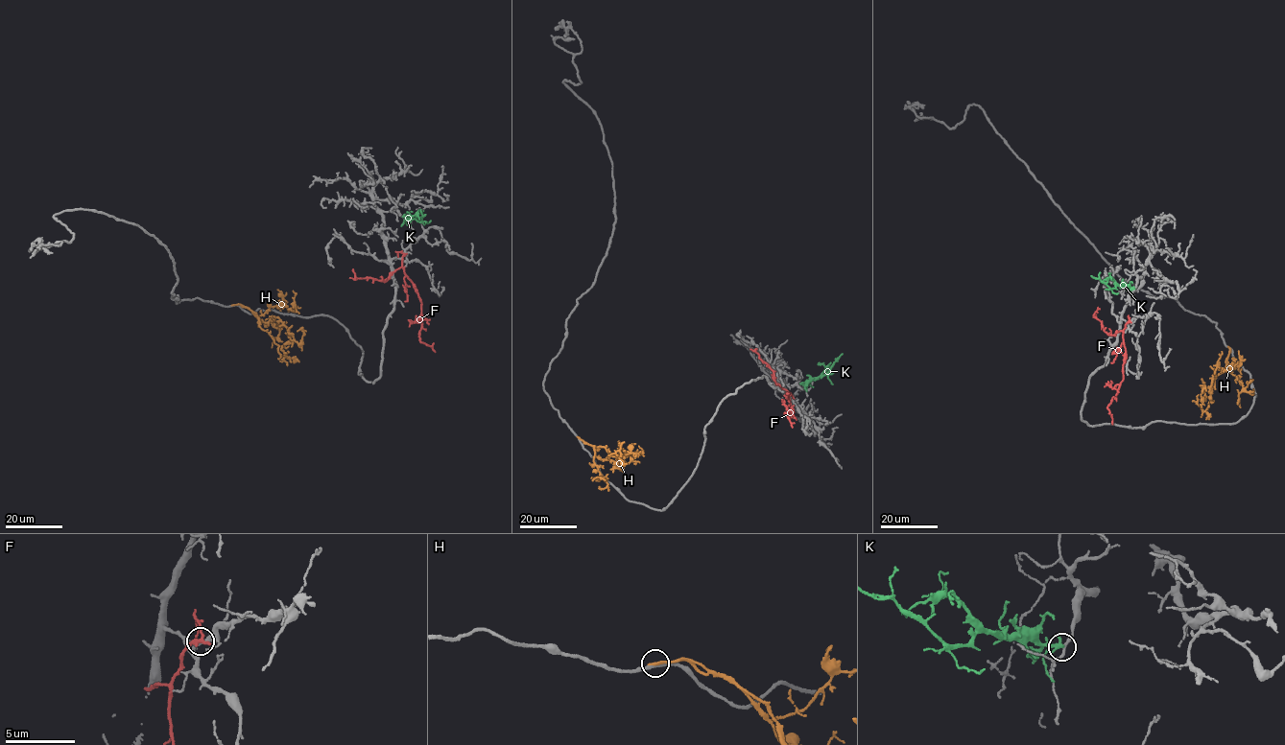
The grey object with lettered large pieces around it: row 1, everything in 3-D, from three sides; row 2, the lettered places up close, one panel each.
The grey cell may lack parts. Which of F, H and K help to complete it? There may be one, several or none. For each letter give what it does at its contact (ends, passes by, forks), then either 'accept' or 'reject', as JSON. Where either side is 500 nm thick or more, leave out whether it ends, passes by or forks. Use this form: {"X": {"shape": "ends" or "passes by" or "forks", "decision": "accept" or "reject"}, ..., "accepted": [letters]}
{"F": {"shape": "passes by", "decision": "reject"}, "H": {"shape": "ends", "decision": "reject"}, "K": {"shape": "ends", "decision": "reject"}, "accepted": []}

